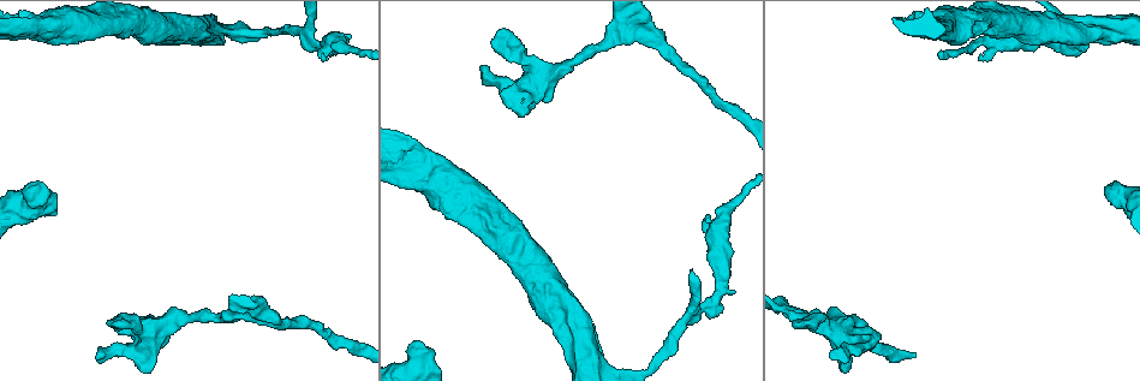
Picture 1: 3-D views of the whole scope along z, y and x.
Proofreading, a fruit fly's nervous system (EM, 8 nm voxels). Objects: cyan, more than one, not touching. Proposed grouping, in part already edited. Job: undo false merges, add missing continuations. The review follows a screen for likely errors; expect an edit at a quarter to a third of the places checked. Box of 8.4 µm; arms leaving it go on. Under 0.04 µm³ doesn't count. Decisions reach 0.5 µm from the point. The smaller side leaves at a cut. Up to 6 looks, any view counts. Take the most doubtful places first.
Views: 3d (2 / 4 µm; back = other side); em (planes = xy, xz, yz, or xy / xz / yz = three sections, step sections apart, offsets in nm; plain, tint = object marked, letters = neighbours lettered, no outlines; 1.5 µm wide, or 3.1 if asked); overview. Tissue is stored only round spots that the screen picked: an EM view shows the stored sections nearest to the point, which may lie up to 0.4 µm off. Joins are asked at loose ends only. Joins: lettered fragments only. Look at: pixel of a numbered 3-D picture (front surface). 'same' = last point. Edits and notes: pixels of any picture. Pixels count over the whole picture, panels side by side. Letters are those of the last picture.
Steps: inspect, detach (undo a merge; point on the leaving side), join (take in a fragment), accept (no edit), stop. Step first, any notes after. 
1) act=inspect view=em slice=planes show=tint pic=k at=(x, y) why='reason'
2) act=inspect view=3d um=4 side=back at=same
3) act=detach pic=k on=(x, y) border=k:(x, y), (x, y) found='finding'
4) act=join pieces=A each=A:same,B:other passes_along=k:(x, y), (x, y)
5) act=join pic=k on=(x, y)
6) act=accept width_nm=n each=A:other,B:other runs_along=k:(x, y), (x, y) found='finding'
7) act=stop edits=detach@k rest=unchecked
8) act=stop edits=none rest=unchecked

act=inspect view=3d um=4 side=back pic=1 at=(100, 348) why='free end'

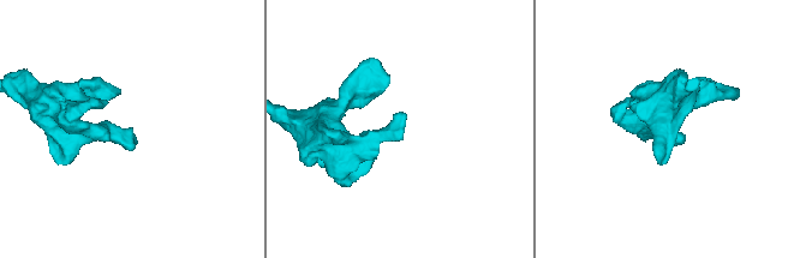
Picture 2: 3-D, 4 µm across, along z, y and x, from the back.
act=inspect view=em slice=planes show=letters pic=2 at=(130, 131) why='shape alone is not enough'

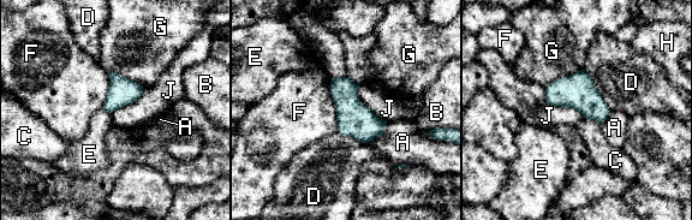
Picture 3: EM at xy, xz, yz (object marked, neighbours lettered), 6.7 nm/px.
act=accept width_nm=190 each=A:other,B:other,C:other,D:other,E:other,F:other,G:other,H:other,J:other border=3:(582, 69), (554, 79), (546, 89) found='no lettered fragment goes on from it'

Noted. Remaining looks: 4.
act=inspect view=3d um=2 pic=1 at=(708, 215)

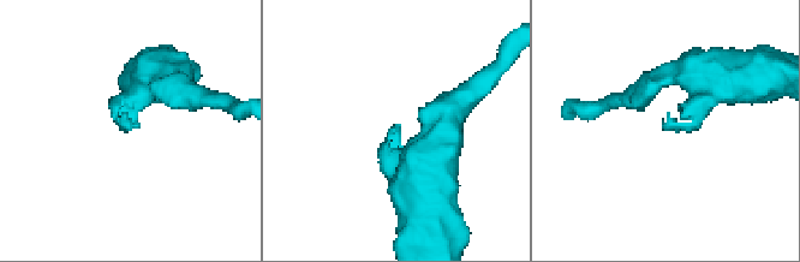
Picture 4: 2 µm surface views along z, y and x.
act=inspect view=em slice=planes show=letters pic=4 at=(663, 122)

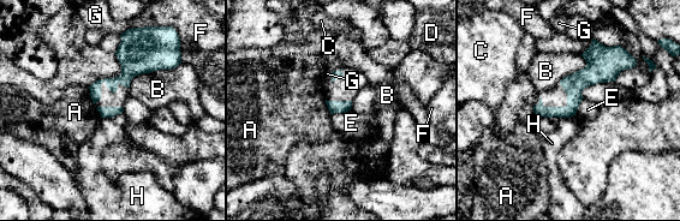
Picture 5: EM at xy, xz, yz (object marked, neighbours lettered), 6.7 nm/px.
act=accept each=A:other,B:other,C:other,D:other,E:other,F:other,G:other,H:other border=5:(88, 88), (89, 96), (94, 103) found='none of them fits'

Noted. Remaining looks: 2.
act=inspect view=em slice=xz step=8 show=letters pic=1 at=(1104, 188) why='an open end'

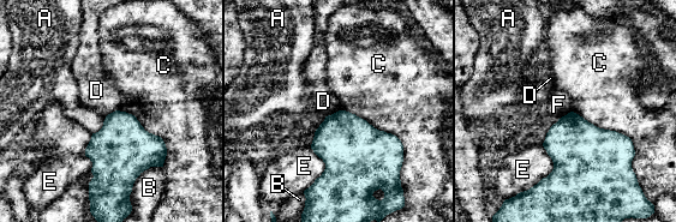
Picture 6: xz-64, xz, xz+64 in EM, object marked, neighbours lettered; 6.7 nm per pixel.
act=inspect view=em slice=planes show=letters at=same

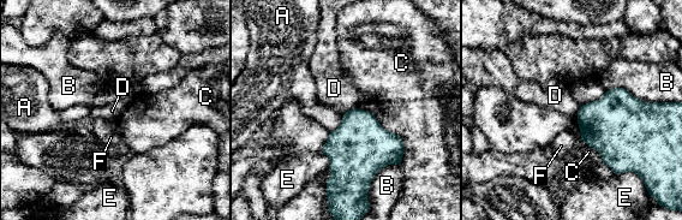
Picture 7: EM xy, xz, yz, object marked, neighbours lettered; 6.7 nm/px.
act=accept each=A:other,B:other,C:other,D:other,E:other,F:other border=7:(354, 107), (345, 113) found='no lettered fragment goes on from it'

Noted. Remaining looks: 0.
act=stop edits=none rest=unchecked

